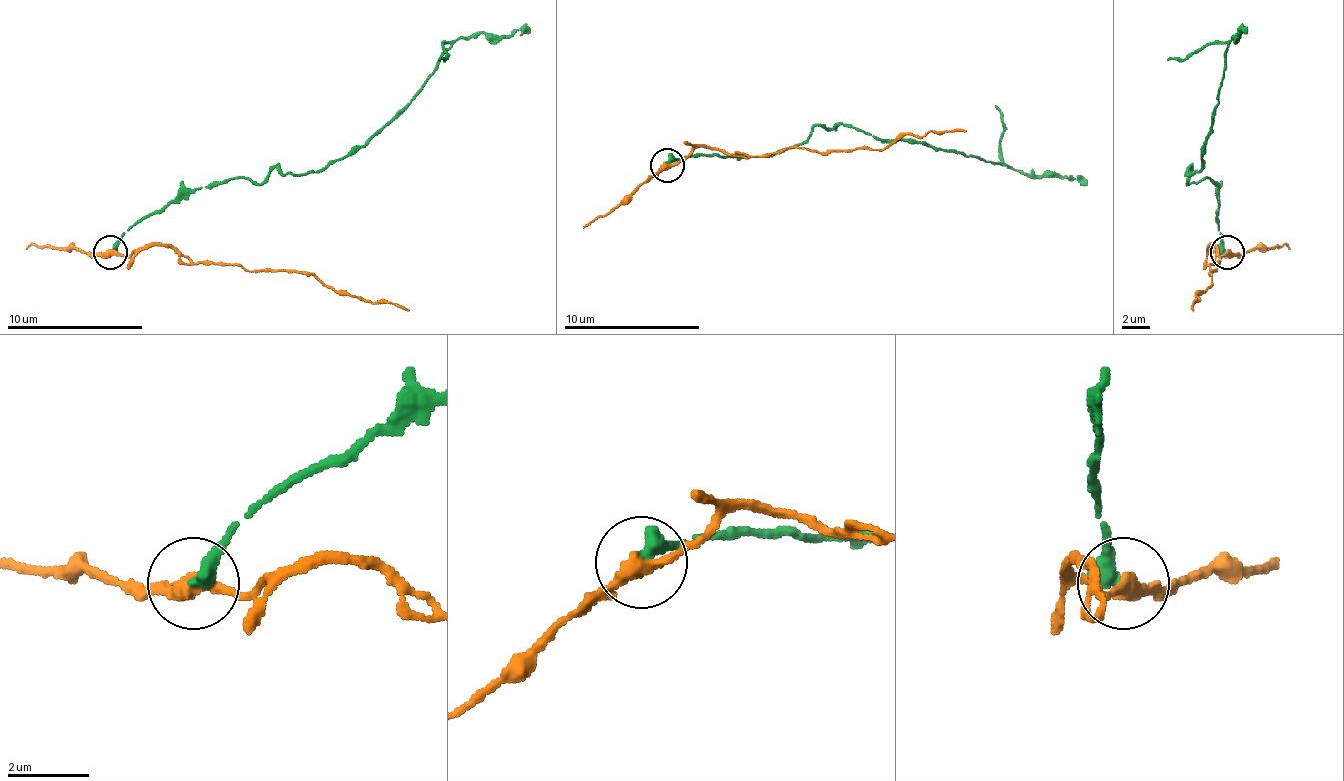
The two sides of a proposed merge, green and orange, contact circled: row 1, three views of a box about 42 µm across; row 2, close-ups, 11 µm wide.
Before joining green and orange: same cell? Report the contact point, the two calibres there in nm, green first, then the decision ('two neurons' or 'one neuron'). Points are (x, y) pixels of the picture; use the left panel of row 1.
place (110, 252); calibres 440 and 340 nm; two neurons

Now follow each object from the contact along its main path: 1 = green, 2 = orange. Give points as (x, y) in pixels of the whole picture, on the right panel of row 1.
1: (1224, 252), (1217, 187), (1207, 177), (1187, 184), (1190, 170), (1187, 173), (1200, 167), (1231, 41), (1248, 27)
2: (1228, 252), (1217, 255), (1207, 245), (1217, 252), (1217, 262), (1211, 272), (1211, 286), (1197, 296), (1194, 309)

